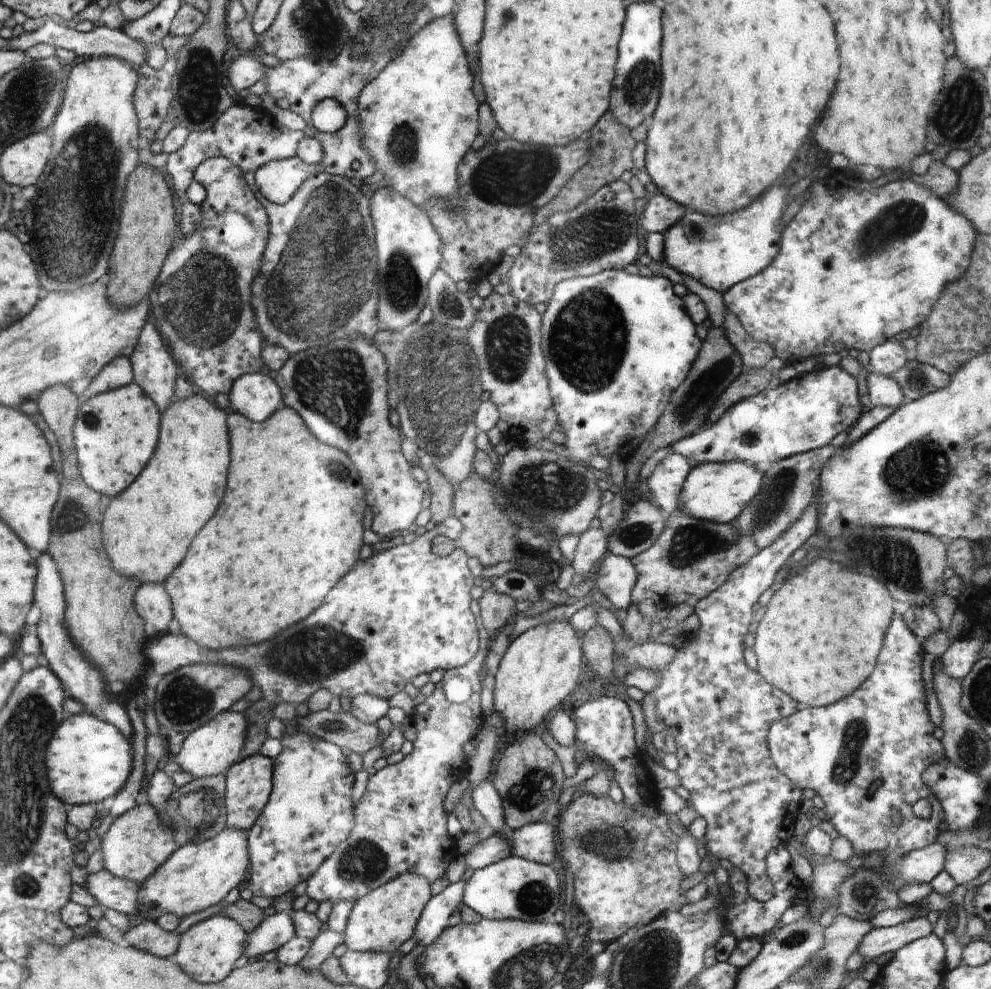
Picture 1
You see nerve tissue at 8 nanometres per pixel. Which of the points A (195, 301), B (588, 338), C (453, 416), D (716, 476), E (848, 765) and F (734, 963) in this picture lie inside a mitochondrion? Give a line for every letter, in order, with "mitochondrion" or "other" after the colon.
A: mitochondrion
B: mitochondrion
C: mitochondrion
D: other
E: mitochondrion
F: other

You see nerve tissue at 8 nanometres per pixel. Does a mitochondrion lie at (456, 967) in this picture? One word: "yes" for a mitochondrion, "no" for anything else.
no

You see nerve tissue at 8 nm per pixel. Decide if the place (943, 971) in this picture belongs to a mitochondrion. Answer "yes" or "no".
no

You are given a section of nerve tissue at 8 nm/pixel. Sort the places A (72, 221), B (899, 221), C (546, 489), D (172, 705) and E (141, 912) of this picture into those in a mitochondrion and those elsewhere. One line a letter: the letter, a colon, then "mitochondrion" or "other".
A: mitochondrion
B: mitochondrion
C: mitochondrion
D: mitochondrion
E: other

